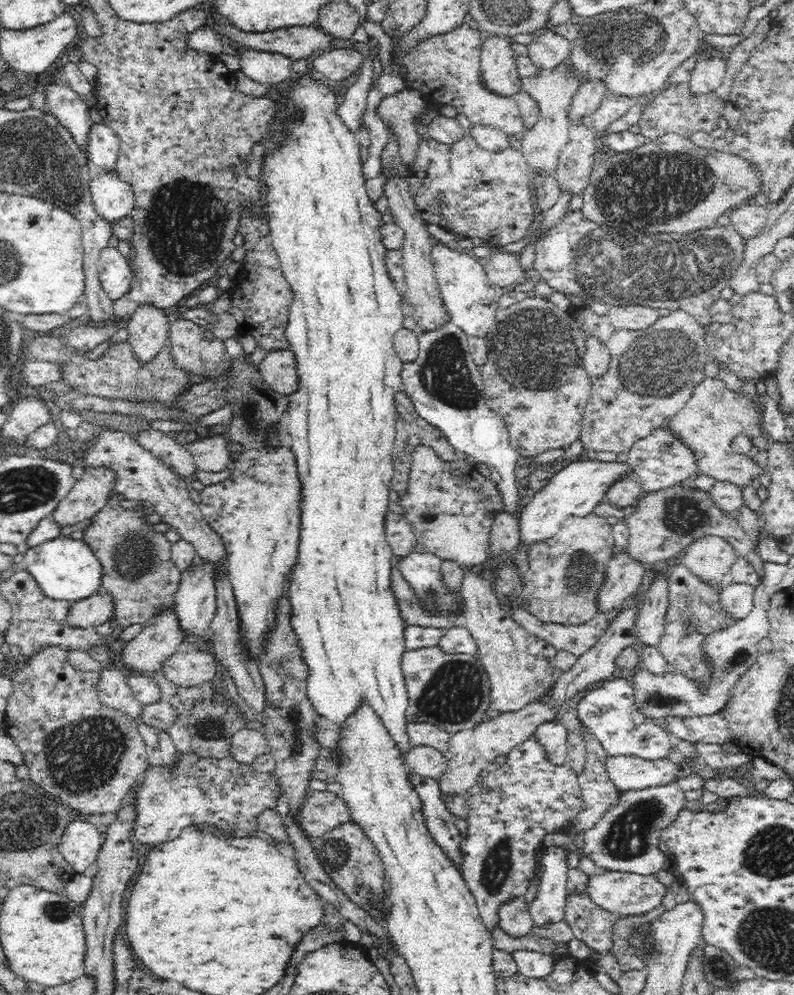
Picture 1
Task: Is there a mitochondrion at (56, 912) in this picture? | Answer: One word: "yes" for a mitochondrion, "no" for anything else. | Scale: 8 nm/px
yes

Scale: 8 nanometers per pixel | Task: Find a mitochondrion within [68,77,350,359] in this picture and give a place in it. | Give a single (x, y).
(184, 224)

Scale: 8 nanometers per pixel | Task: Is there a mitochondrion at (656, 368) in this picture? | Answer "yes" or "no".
yes

